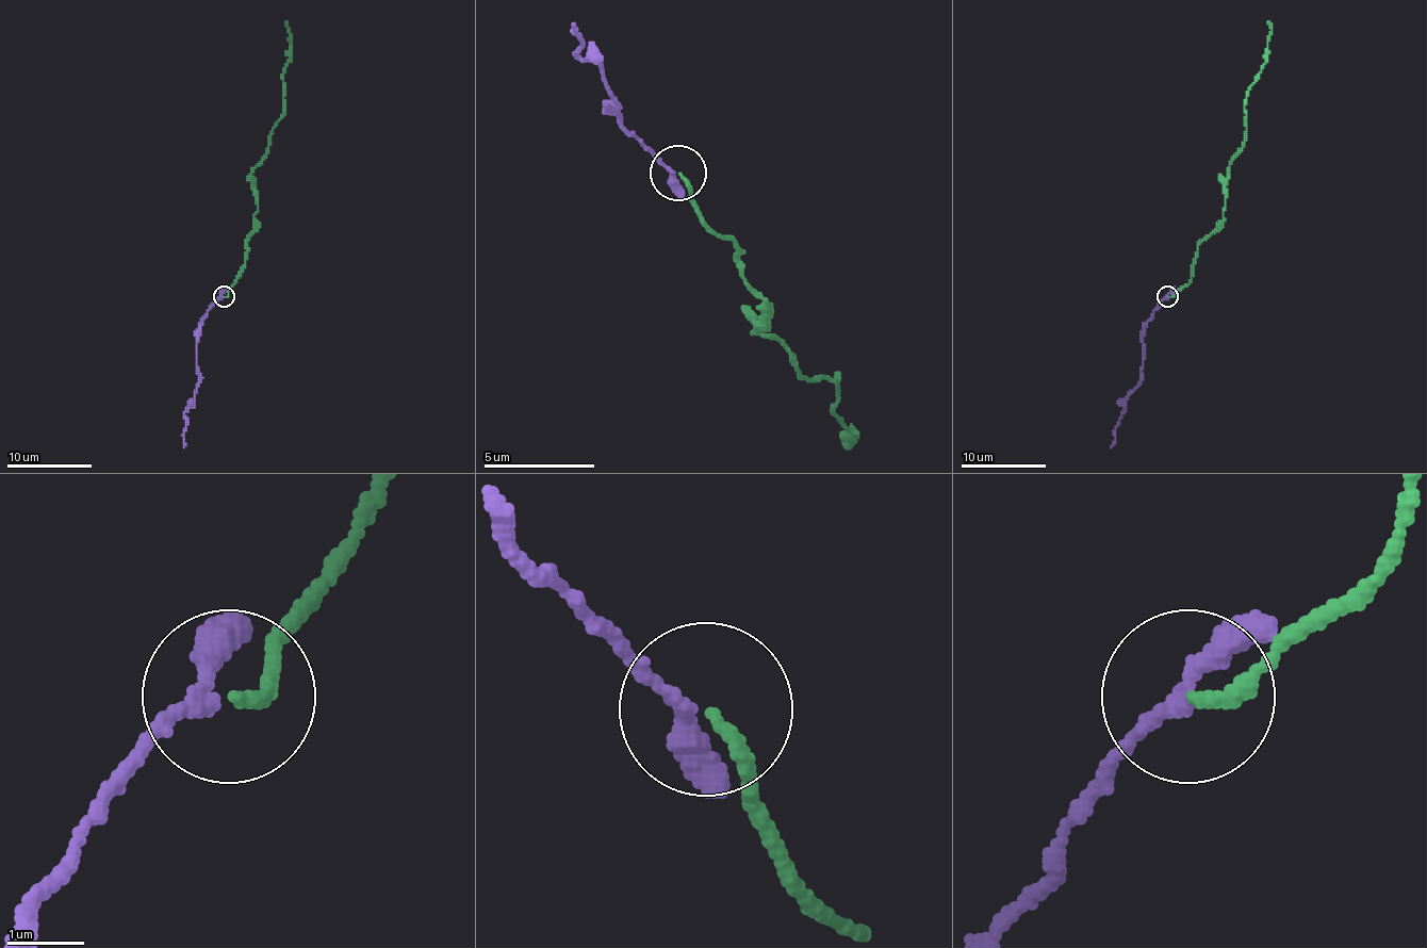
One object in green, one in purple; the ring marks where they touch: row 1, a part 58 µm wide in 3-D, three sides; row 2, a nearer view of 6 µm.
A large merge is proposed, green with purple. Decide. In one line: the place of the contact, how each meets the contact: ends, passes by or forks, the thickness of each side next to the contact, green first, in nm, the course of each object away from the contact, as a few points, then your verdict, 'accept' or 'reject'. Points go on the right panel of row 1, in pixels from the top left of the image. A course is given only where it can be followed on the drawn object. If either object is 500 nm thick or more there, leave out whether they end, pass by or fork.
at (1167, 296); green ends there; purple passes by; 170 nm thick on the green side, 240 nm on the other; green runs (1168, 297), (1190, 282), (1197, 244), (1223, 218), (1225, 178), (1242, 146), (1246, 92), (1265, 62), (1267, 21); purple runs (1168, 297), (1153, 312), (1145, 329), (1141, 381), (1128, 396), (1111, 447); accept

